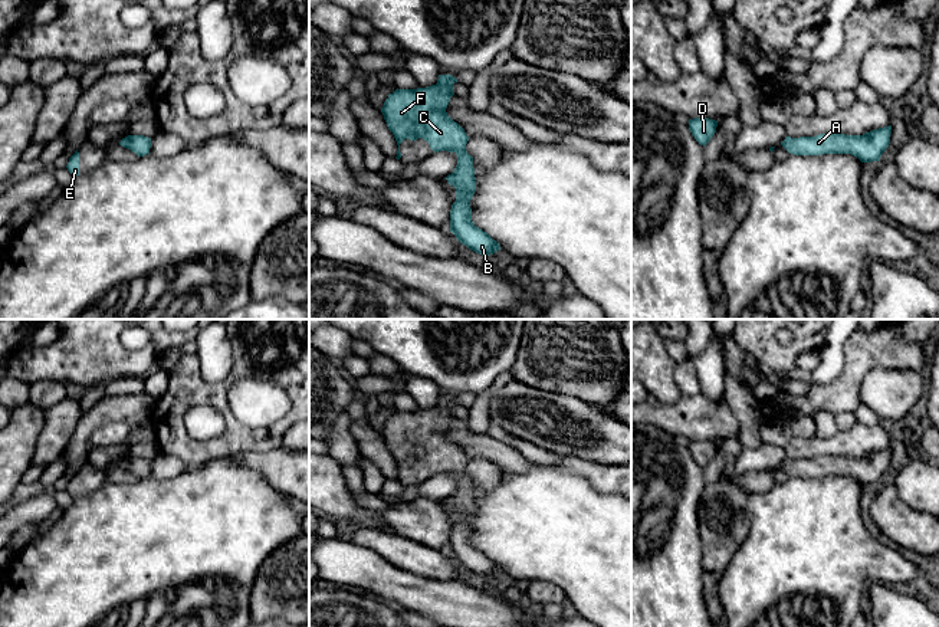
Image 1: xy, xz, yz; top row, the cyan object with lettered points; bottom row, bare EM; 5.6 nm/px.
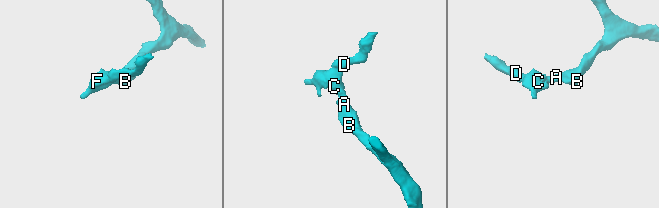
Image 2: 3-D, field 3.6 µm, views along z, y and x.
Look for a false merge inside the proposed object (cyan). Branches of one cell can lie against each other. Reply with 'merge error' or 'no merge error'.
no merge error

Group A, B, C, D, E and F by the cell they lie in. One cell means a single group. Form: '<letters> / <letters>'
A B C D E F

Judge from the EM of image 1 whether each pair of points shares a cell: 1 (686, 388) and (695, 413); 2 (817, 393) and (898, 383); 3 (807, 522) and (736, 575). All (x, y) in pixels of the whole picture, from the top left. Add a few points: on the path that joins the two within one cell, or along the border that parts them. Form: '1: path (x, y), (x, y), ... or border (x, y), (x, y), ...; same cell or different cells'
1: border (701, 393), (682, 396); different cells
2: border (889, 368), (873, 368), (864, 377), (859, 401); different cells
3: path (790, 539), (754, 575); same cell

